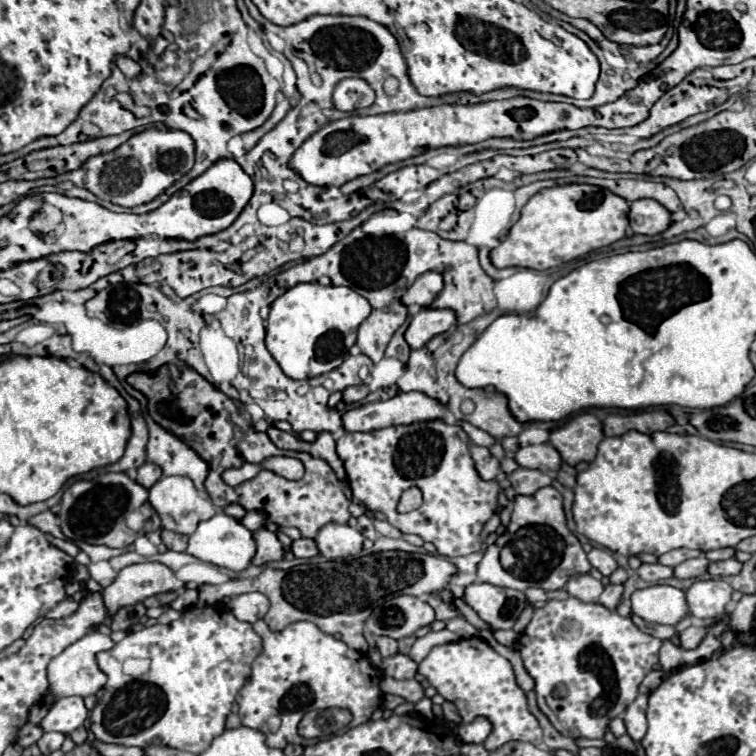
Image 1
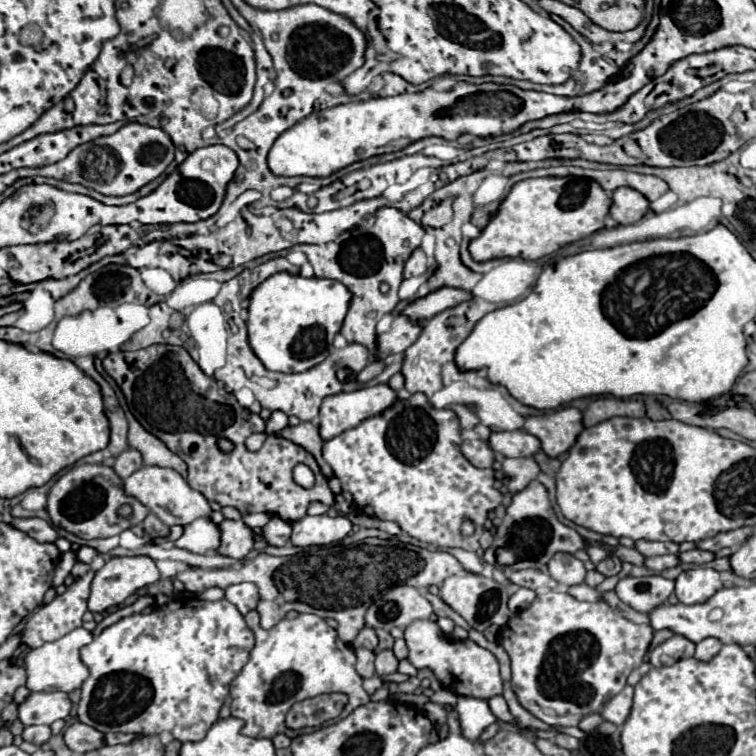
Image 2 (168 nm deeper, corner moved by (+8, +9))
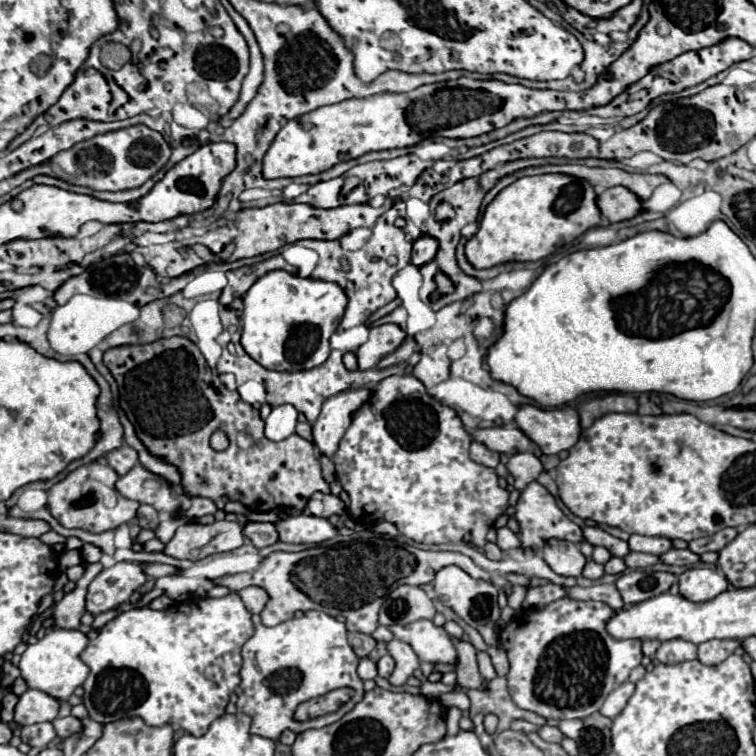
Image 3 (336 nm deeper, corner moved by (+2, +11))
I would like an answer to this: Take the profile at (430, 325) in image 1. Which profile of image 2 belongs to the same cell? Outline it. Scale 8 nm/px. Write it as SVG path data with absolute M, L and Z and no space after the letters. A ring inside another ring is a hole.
M401 314L395 316L391 328L383 334L377 334L379 358L387 358L391 354L403 354L419 338L419 332L421 332L421 326L417 322L411 322Z

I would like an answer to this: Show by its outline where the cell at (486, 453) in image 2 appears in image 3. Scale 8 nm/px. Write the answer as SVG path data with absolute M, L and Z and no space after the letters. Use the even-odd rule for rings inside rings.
M473 440L471 442L471 458L477 462L477 464L483 464L483 466L489 466L489 468L495 468L499 464L499 454L485 448L485 444Z

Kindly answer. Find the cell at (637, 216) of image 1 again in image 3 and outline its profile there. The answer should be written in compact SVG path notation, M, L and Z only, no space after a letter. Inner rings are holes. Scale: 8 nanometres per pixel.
M625 186L607 188L597 196L599 210L609 222L623 222L631 220L641 212L641 200Z

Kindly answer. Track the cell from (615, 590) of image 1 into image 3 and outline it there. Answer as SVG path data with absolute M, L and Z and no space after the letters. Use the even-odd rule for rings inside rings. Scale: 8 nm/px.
M589 560L589 562L585 564L585 568L583 568L583 576L589 578L589 580L599 580L603 574L605 574L603 566L597 564L597 562L593 562L593 560Z

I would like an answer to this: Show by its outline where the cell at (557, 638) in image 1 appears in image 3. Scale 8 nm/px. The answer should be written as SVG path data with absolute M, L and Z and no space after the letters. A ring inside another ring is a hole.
M565 596L547 604L545 608L519 612L509 624L505 624L499 632L499 644L507 650L511 662L507 682L513 702L523 710L531 710L543 718L555 720L585 718L597 712L609 692L621 686L629 678L629 672L643 660L641 640L613 640L613 636L605 632L605 620L609 620L613 612L615 610L605 602L583 602Z

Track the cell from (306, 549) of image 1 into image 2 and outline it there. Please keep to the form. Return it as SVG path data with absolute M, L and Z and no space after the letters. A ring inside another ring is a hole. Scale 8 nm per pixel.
M273 516L265 526L263 526L263 538L267 540L267 544L273 544L273 546L283 546L287 544L291 536L291 524Z

